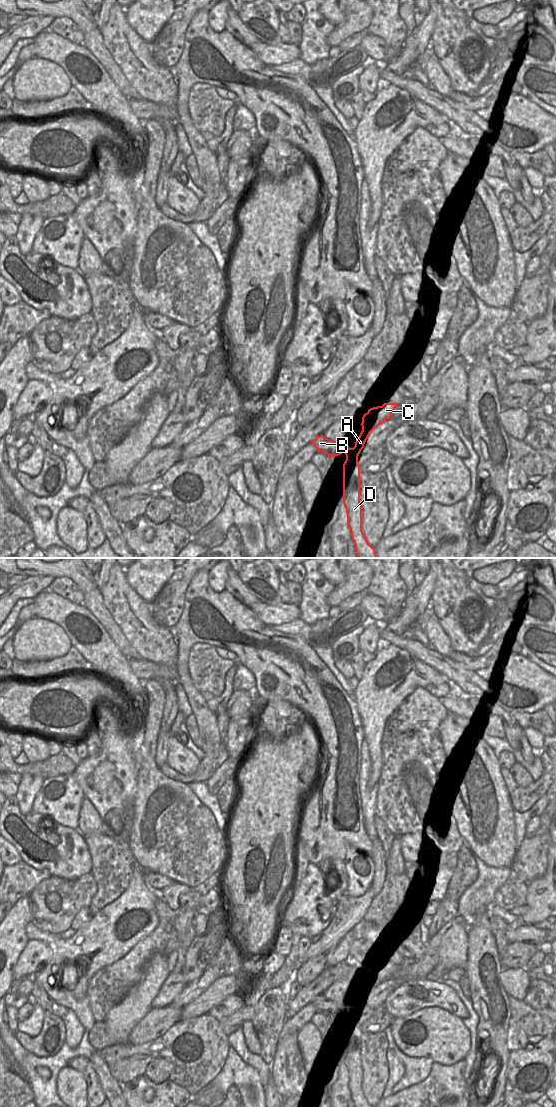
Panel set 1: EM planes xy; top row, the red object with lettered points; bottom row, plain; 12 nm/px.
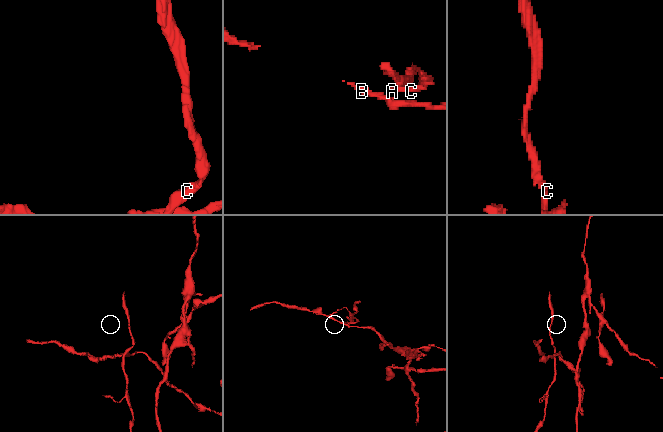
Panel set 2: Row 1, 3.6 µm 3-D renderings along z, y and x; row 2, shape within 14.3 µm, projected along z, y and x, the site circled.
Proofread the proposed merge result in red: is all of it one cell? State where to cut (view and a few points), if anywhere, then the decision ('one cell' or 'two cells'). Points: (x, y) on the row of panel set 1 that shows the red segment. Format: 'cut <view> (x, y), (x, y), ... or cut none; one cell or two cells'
cut xy (344, 447), (342, 452); two cells

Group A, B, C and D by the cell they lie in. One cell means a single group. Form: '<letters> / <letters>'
A C D / B

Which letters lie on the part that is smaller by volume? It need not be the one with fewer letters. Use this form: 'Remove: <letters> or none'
Remove: A, C, D

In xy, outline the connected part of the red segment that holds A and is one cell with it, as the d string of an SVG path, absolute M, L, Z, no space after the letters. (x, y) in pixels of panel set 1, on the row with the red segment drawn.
M384 403L370 408L362 417L362 431L353 448L344 448L346 460L343 464L343 504L347 514L347 524L355 544L358 558L378 558L362 531L362 505L360 503L360 468L358 456L370 433L384 421L391 418L399 403Z

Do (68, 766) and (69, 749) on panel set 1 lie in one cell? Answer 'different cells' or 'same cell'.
different cells

